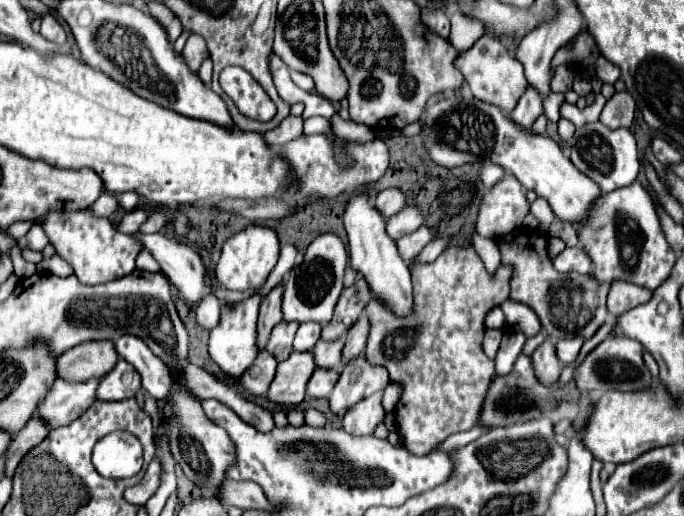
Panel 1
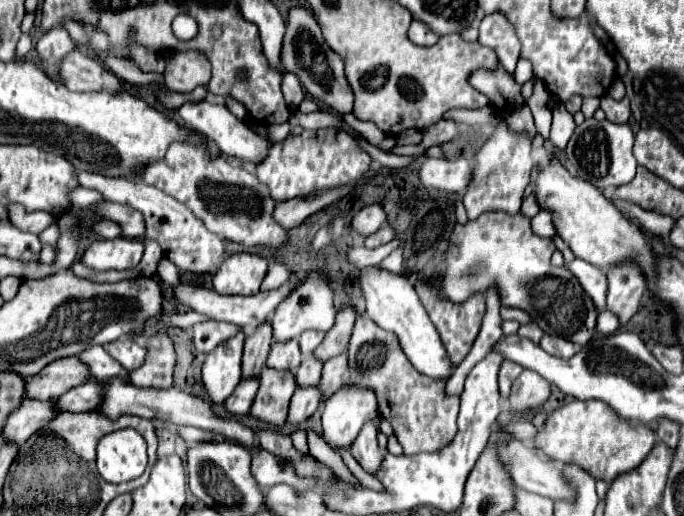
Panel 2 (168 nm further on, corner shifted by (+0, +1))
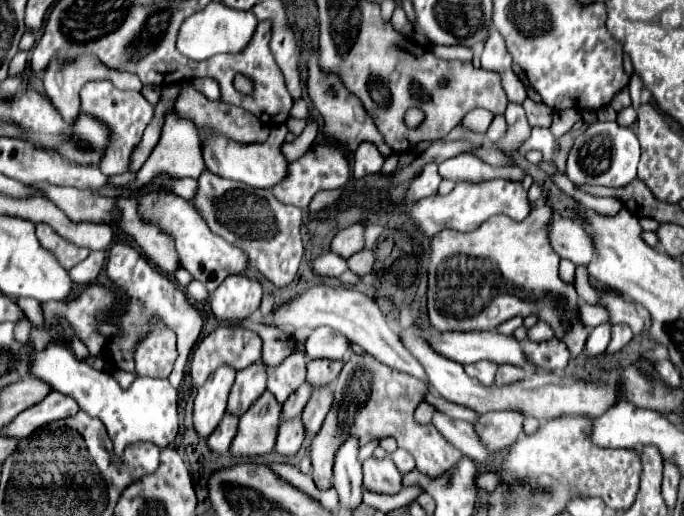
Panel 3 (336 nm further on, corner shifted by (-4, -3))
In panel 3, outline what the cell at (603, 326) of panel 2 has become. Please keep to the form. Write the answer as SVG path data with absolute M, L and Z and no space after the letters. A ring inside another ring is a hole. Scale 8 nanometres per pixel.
M602 323L596 329L592 329L588 341L586 341L586 353L588 355L602 355L610 343L610 333L612 333L612 323Z

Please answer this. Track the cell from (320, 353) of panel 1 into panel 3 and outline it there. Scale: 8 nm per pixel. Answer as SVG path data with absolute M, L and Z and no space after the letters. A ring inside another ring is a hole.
M304 381L304 383L286 399L286 403L282 405L282 411L284 411L284 413L282 413L282 419L292 419L292 417L300 415L302 409L304 409L304 405L308 403L310 395L312 395L312 385L310 385L308 381Z

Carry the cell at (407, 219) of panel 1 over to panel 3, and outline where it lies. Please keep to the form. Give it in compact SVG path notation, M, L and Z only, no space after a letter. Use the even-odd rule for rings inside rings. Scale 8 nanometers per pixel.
M362 249L352 259L348 259L348 265L350 265L350 271L354 271L358 275L366 275L366 273L372 271L374 261L376 261L374 251L372 249Z

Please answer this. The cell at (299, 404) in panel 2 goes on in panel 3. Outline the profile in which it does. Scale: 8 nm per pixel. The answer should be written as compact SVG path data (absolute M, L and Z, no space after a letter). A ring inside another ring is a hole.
M300 417L282 421L280 431L278 431L276 451L282 455L294 455L300 449L304 437L306 437L306 431L304 431L304 423Z

